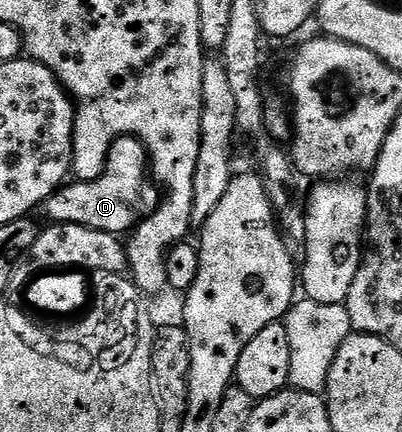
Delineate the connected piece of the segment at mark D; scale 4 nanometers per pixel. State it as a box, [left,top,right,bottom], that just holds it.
[42,136,161,237]

